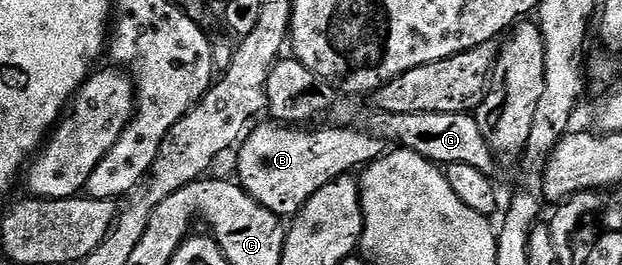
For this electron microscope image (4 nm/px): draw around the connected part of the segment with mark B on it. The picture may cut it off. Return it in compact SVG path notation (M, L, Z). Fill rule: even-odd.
M281 123L258 124L257 130L246 141L241 142L236 150L237 177L242 189L249 193L267 211L271 211L282 219L292 219L300 213L301 208L327 183L331 183L337 177L344 177L354 172L353 168L370 165L386 152L386 142L380 141L366 133L364 128L349 129L353 127L333 127L337 129L325 129L329 127L317 127L312 131L302 131L297 127L286 127Z

